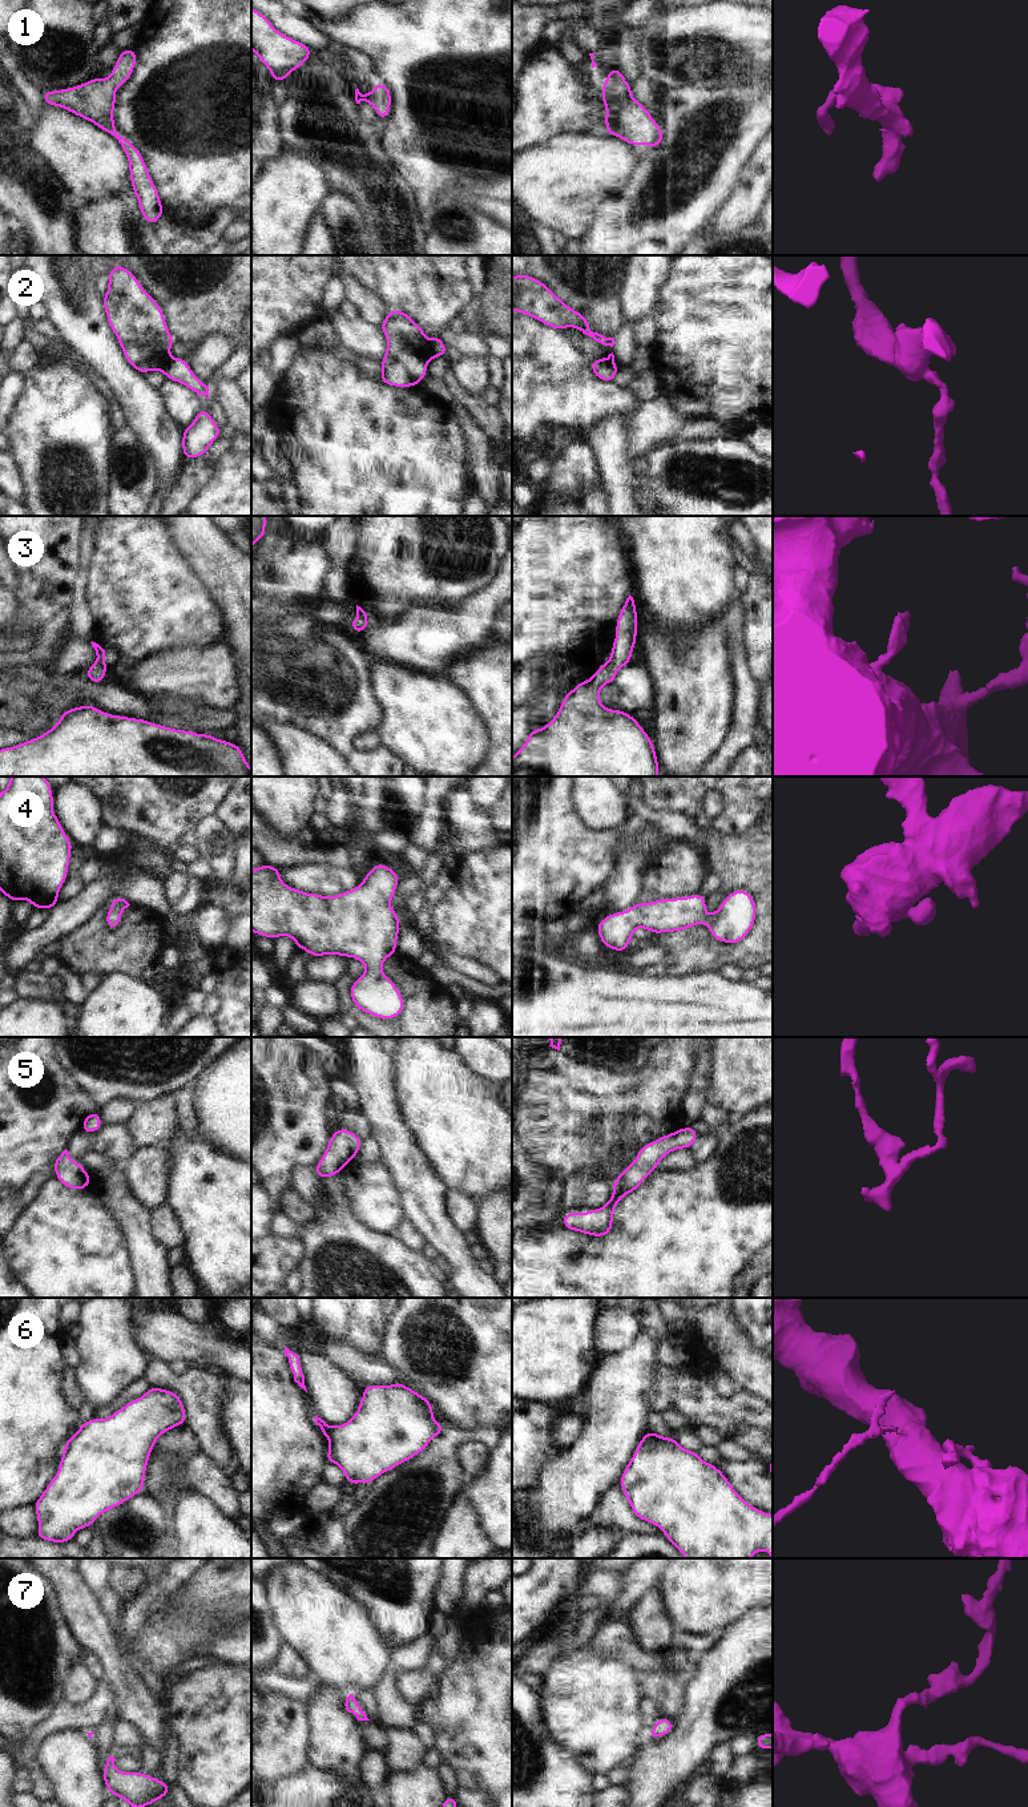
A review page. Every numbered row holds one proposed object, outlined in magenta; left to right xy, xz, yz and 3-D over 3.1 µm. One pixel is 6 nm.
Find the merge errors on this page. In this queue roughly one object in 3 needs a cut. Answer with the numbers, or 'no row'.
2, 6

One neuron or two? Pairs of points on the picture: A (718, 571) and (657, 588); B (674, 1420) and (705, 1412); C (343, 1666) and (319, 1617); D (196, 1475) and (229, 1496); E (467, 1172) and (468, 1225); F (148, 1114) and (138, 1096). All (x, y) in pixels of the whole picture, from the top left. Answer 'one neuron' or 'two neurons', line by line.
A: one neuron
B: two neurons
C: one neuron
D: one neuron
E: two neurons
F: two neurons

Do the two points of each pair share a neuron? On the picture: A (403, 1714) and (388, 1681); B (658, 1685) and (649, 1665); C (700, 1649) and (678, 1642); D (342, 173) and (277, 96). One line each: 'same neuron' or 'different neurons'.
A: same neuron
B: different neurons
C: same neuron
D: different neurons

